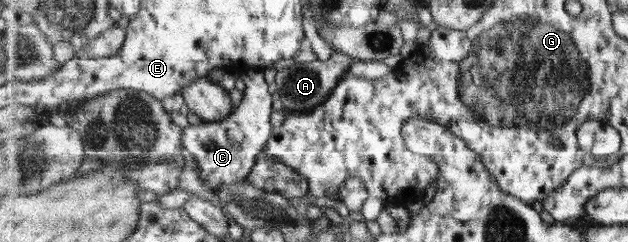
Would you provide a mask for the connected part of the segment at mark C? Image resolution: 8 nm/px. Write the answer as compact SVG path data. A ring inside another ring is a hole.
M261 70L239 72L246 88L243 98L227 118L218 122L203 122L183 128L183 146L195 158L199 167L199 177L212 191L233 182L242 181L252 173L258 158L264 153L272 135L271 115L273 100L269 83Z

